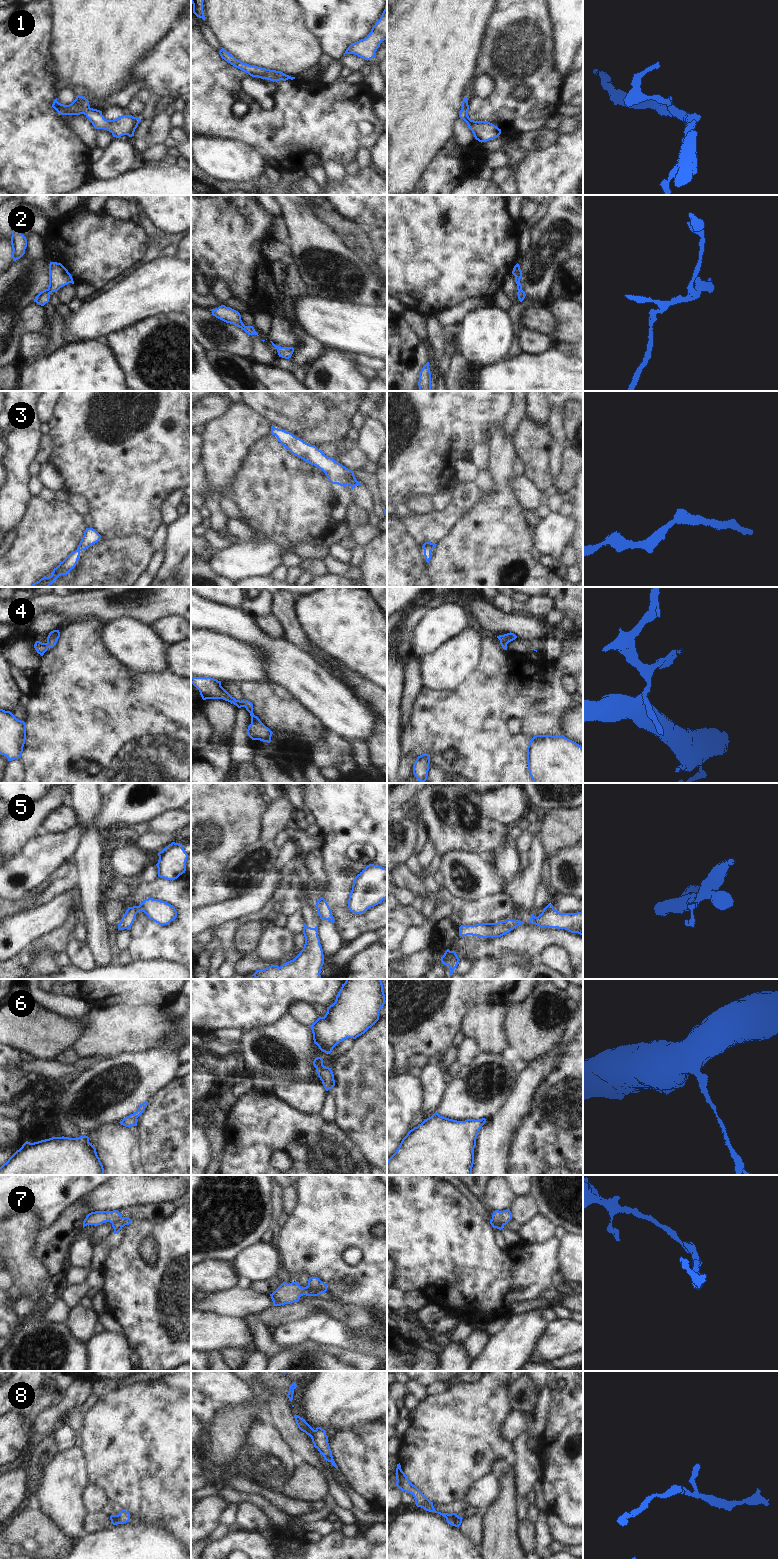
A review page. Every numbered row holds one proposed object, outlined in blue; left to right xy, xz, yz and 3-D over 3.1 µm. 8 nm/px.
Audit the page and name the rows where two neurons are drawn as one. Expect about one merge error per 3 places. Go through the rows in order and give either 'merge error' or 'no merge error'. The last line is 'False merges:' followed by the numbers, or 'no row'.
1: no merge error
2: no merge error
3: no merge error
4: no merge error
5: merge error
6: no merge error
7: merge error
8: no merge error
False merges: 5, 7

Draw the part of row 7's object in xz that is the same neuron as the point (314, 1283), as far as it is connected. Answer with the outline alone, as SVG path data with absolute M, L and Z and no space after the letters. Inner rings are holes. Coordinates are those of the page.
M310 1277L308 1286L310 1290L319 1291L321 1294L327 1291L327 1284L322 1282L318 1277Z

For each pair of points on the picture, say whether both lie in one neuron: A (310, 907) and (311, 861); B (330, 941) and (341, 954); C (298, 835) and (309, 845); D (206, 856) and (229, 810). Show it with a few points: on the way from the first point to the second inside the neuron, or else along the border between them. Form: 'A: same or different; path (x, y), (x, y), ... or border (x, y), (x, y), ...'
A: same; path (313, 896), (314, 872)
B: different; border (345, 942), (333, 954), (324, 957)
C: same; path (301, 838), (306, 843)
D: same; path (208, 845), (208, 831), (218, 821)

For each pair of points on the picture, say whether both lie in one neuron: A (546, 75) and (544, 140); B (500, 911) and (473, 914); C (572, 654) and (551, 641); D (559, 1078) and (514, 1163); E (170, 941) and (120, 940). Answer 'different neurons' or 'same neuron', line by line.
A: different neurons
B: same neuron
C: different neurons
D: same neuron
E: different neurons

